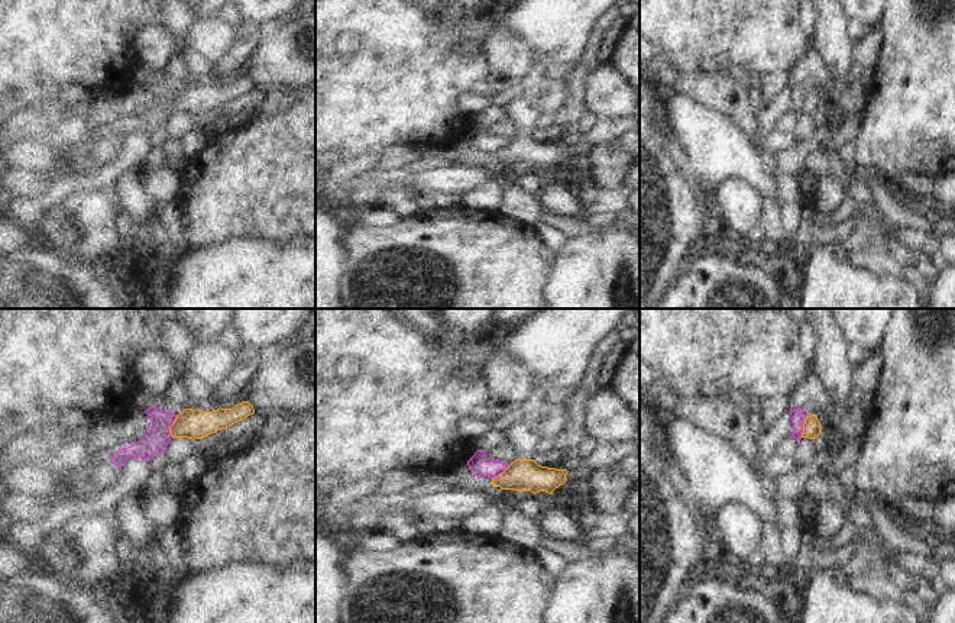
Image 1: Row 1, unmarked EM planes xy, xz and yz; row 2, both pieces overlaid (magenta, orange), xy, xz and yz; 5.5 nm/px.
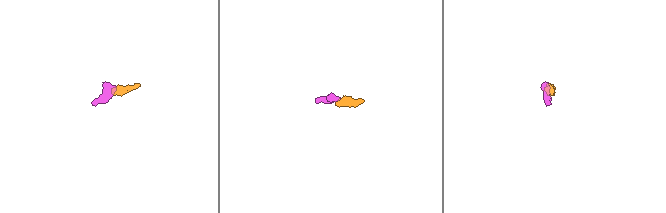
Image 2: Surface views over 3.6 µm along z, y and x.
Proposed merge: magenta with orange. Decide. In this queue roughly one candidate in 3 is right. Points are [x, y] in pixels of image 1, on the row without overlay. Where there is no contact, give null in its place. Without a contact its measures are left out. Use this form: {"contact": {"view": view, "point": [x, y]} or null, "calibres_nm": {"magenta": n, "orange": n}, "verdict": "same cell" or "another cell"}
{"contact": {"view": "xy", "point": [171, 100]}, "calibres_nm": {"magenta": 130, "orange": 160}, "verdict": "another cell"}

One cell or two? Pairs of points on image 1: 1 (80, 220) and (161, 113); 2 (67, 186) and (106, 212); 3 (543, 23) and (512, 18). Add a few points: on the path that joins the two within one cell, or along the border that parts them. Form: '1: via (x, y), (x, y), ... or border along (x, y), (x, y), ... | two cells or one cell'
1: border along (81, 181), (87, 186), (97, 183) | two cells
2: border along (80, 181), (48, 213) | two cells
3: via (536, 18), (520, 18) | one cell

